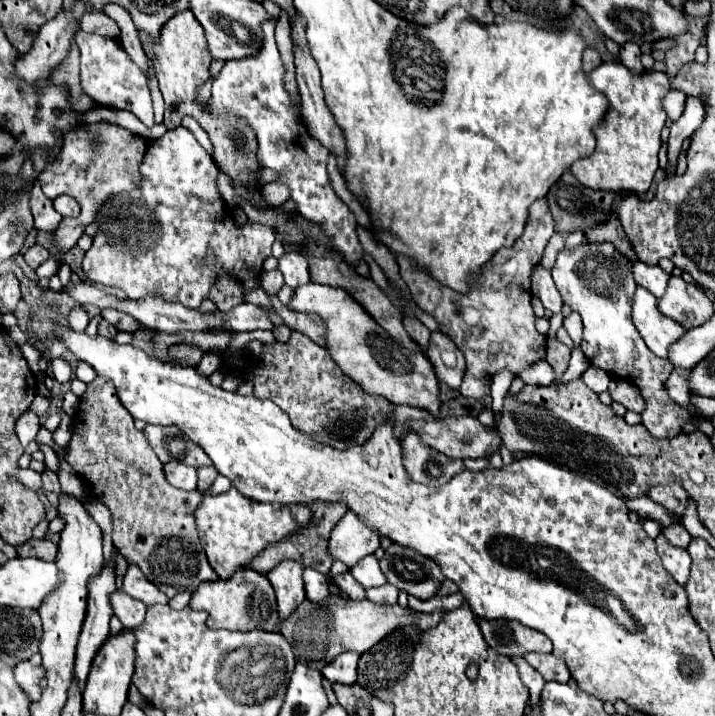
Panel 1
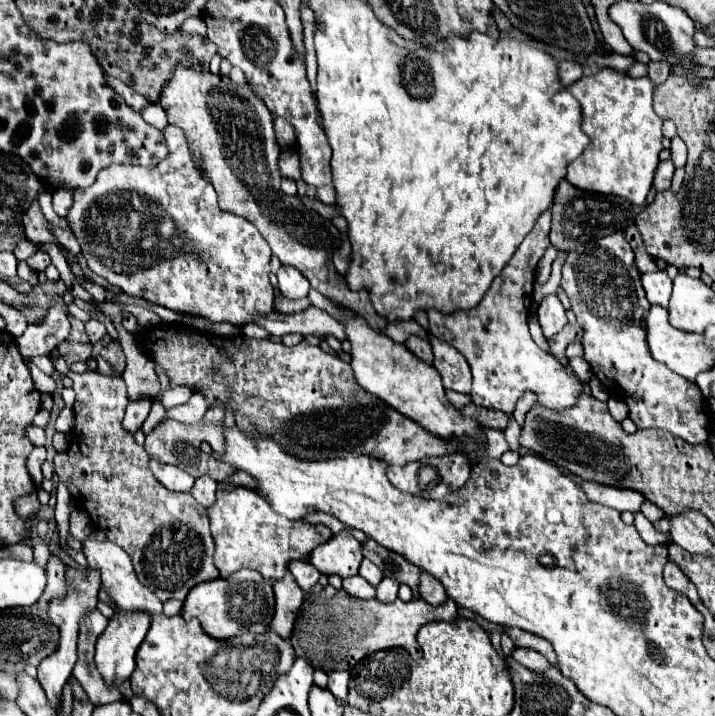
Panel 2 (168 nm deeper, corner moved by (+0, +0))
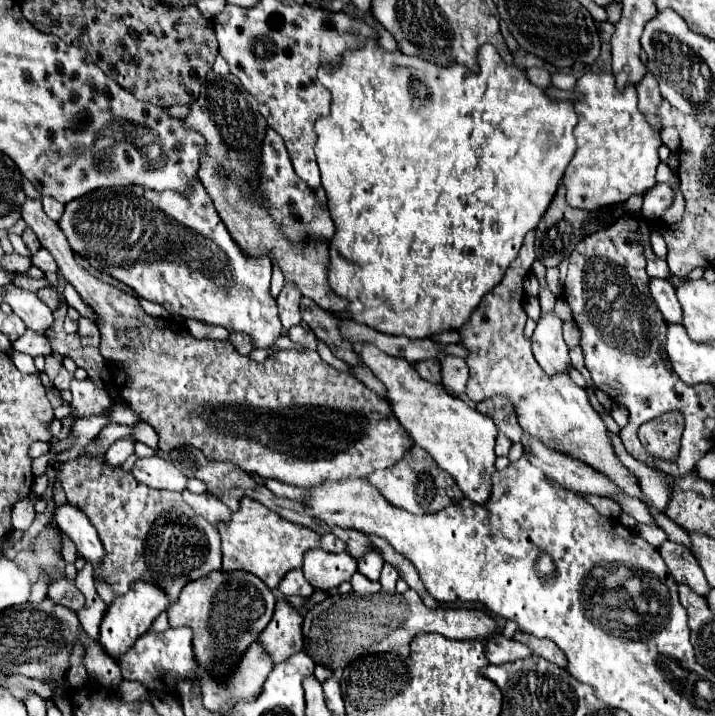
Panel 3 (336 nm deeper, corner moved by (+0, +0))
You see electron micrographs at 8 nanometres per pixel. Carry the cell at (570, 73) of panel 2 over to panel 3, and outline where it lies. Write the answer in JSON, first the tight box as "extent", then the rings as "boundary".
{"extent":[524,68,550,88],"boundary":[[[526,68],[524,74],[538,88],[548,88],[550,86],[550,74],[544,68]]]}

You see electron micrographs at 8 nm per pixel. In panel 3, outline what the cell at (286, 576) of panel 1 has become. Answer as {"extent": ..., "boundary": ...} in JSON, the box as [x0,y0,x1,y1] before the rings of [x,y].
{"extent":[258,596,304,664],"boundary":[[[278,596],[276,612],[258,640],[274,664],[288,660],[304,648],[302,616],[282,596]]]}

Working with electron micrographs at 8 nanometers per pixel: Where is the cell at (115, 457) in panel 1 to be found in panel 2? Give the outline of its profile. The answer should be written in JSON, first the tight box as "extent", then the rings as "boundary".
{"extent":[54,372,218,602],"boundary":[[[68,372],[68,376],[74,380],[72,388],[76,392],[74,428],[68,450],[56,452],[54,456],[54,470],[58,478],[68,486],[70,494],[80,502],[80,506],[84,504],[92,524],[104,530],[114,544],[130,554],[142,584],[146,584],[162,602],[170,598],[184,600],[196,584],[218,578],[218,570],[212,562],[214,540],[210,534],[206,508],[200,506],[190,492],[172,492],[154,478],[148,466],[150,456],[144,452],[144,446],[140,446],[122,426],[124,410],[128,404],[126,382],[122,376],[104,376],[100,372]]]}

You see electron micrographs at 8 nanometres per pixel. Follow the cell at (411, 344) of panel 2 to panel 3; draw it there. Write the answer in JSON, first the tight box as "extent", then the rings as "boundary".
{"extent":[414,360,442,384],"boundary":[[[422,360],[422,362],[414,364],[414,366],[416,366],[418,374],[424,380],[428,380],[432,384],[442,384],[442,374],[440,374],[440,362],[438,360]]]}

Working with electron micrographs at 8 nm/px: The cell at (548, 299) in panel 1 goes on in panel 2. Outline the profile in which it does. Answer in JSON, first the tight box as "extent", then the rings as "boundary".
{"extent":[538,294,566,340],"boundary":[[[556,294],[546,296],[540,306],[538,306],[538,322],[542,326],[542,332],[546,336],[546,340],[550,340],[550,336],[554,336],[556,332],[560,332],[560,328],[566,326],[566,310],[562,306],[562,302],[558,300]]]}

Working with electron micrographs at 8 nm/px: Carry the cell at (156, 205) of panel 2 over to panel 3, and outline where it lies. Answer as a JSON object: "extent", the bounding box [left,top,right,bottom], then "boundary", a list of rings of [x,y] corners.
{"extent":[58,184,282,352],"boundary":[[[194,184],[194,196],[190,200],[182,200],[178,192],[154,192],[138,186],[94,190],[66,204],[58,226],[76,256],[88,260],[92,268],[128,284],[140,298],[156,302],[182,318],[248,334],[254,348],[274,352],[272,348],[282,334],[282,324],[278,320],[276,300],[270,296],[272,264],[266,258],[246,260],[238,252],[202,184]]]}

